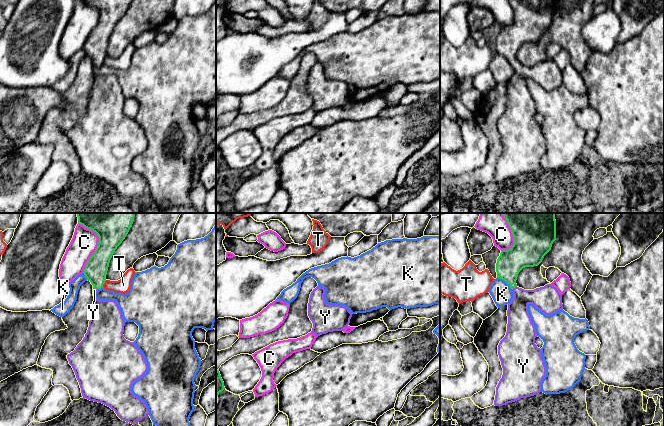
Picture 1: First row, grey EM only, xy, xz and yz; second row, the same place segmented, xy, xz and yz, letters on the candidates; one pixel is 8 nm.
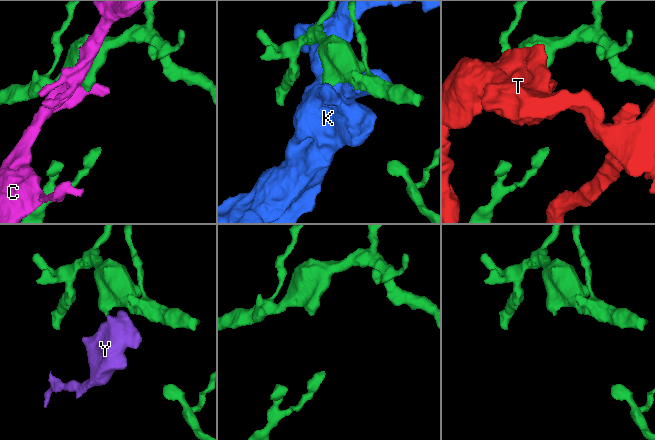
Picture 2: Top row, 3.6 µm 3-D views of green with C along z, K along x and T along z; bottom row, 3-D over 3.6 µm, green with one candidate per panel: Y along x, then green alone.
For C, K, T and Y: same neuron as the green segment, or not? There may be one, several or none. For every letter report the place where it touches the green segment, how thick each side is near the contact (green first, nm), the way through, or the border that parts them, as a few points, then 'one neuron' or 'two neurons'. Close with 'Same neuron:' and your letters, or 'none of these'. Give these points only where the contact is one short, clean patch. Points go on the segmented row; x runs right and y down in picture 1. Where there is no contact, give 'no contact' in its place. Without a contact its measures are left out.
C: meets green in xy at (98, 244); 360 nm thick on the green side, 200 nm on the other; two neurons
K: meets green in yz at (505, 281); 200 nm thick on the green side, 170 nm on the other; two neurons
T: meets green in xy at (103, 283); 180 nm thick on the green side, 120 nm on the other; two neurons
Y: meets green in yz at (514, 287); 200 nm thick on the green side, 190 nm on the other; runs through yz (510, 262), (510, 280), (514, 287), (524, 297), (543, 298); one neuron
Same neuron: Y

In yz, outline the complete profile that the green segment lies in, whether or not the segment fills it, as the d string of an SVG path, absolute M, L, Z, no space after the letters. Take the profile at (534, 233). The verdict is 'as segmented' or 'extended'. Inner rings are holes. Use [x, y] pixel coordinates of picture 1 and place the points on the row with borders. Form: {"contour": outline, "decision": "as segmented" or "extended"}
{"contour": "M503 213L503 216L511 229L514 244L510 249L501 251L496 263L496 272L497 277L512 289L514 298L508 304L506 335L498 345L503 375L496 387L495 406L503 406L541 392L546 366L541 349L535 344L537 333L528 313L528 305L533 304L545 315L552 315L563 309L562 295L552 284L534 290L524 290L516 284L518 274L523 268L538 266L551 250L556 240L555 213Z", "decision": "extended"}

